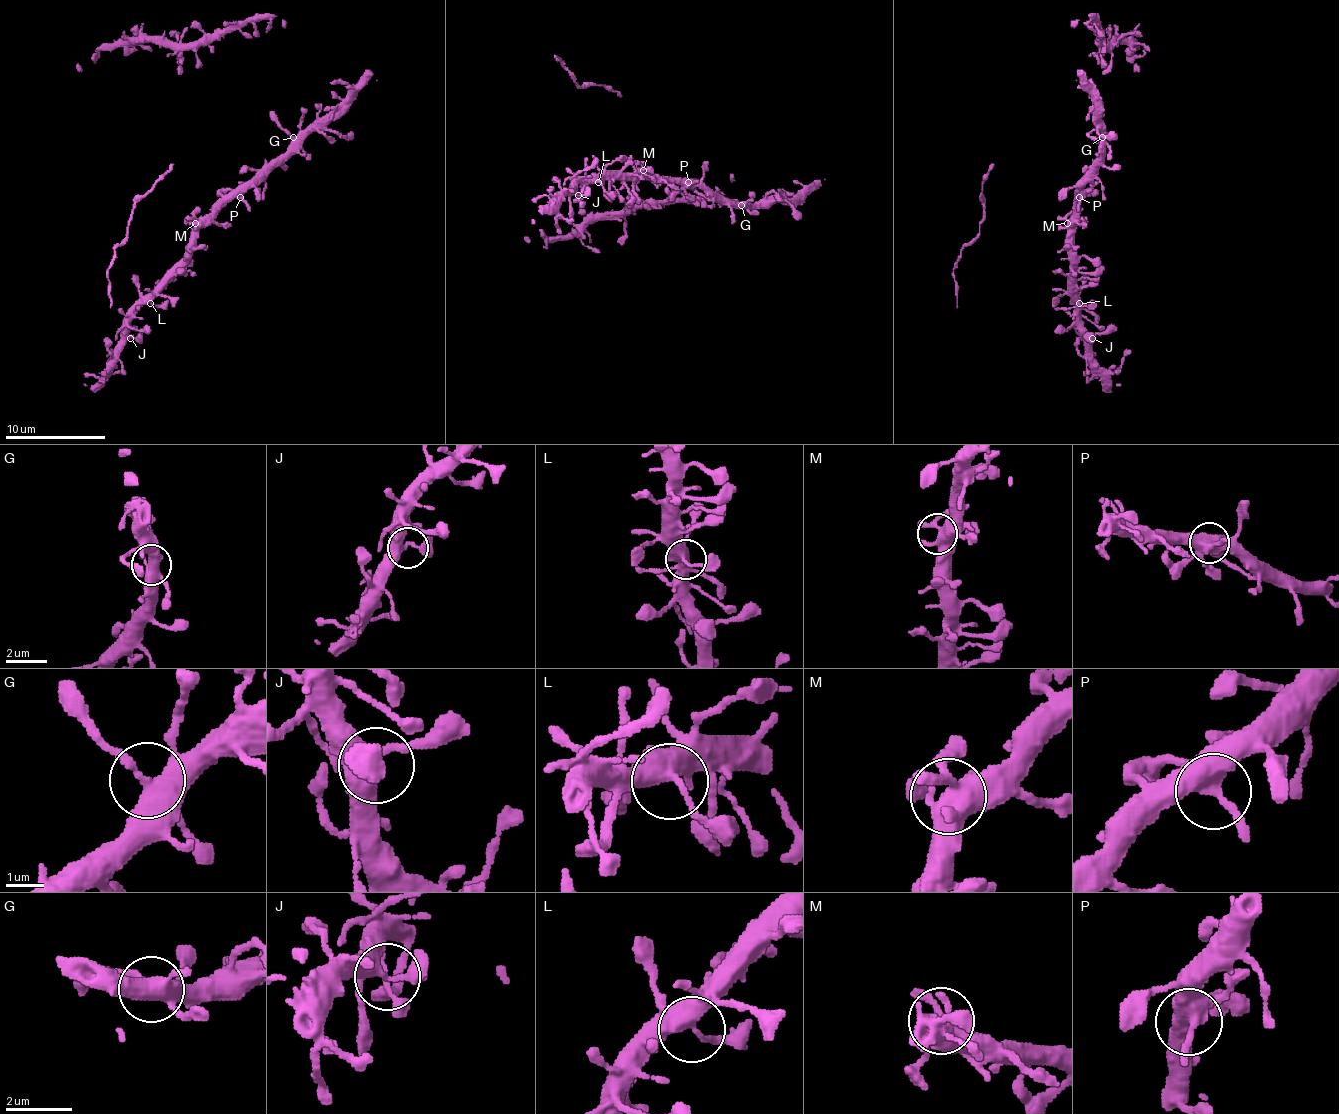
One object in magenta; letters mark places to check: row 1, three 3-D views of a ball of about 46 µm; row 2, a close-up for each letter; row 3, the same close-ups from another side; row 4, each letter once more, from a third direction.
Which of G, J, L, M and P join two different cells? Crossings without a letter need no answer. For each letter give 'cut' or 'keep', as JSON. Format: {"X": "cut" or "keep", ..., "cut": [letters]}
{"G": "keep", "J": "keep", "L": "keep", "M": "keep", "P": "keep", "cut": []}

